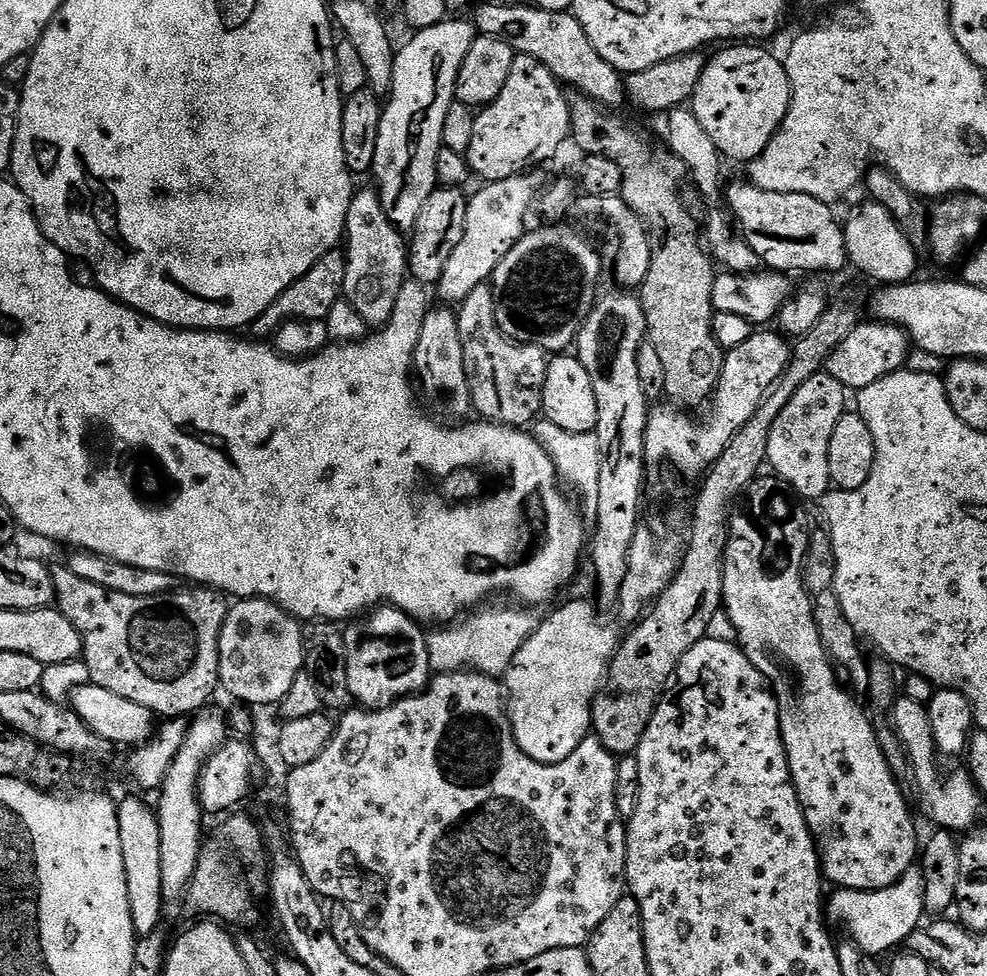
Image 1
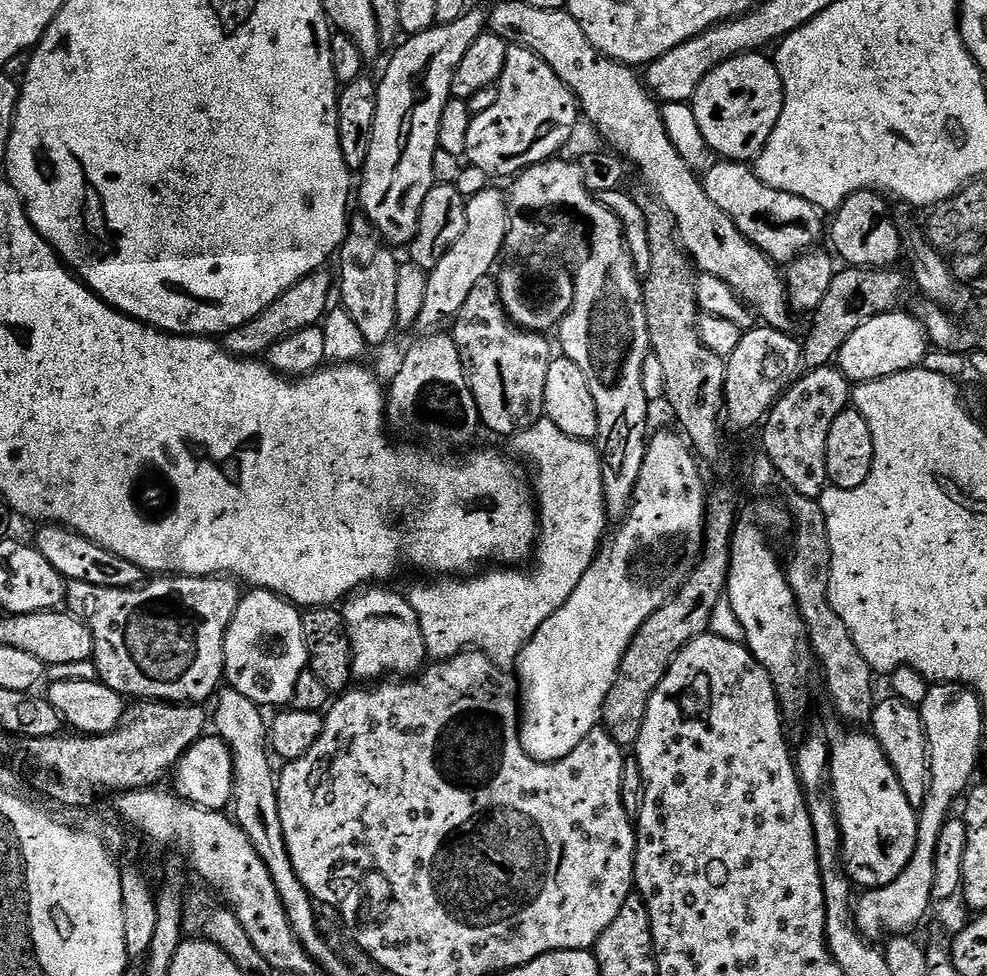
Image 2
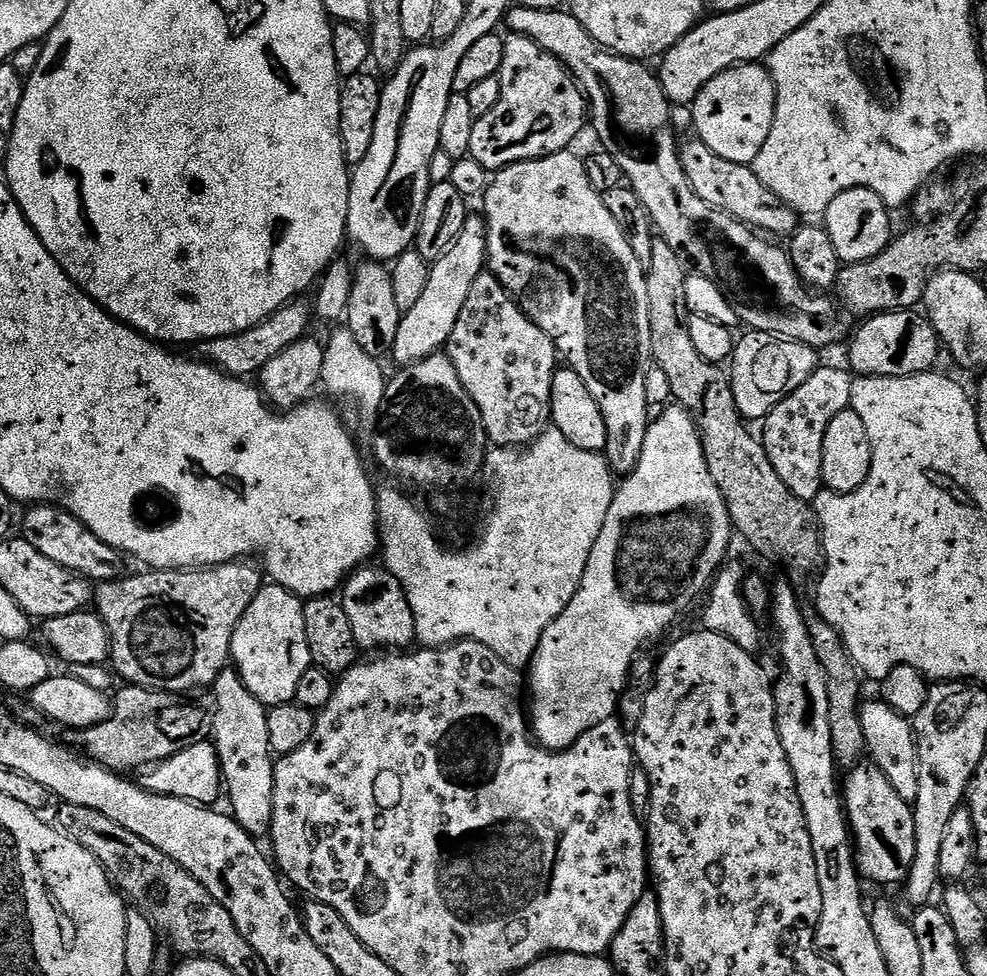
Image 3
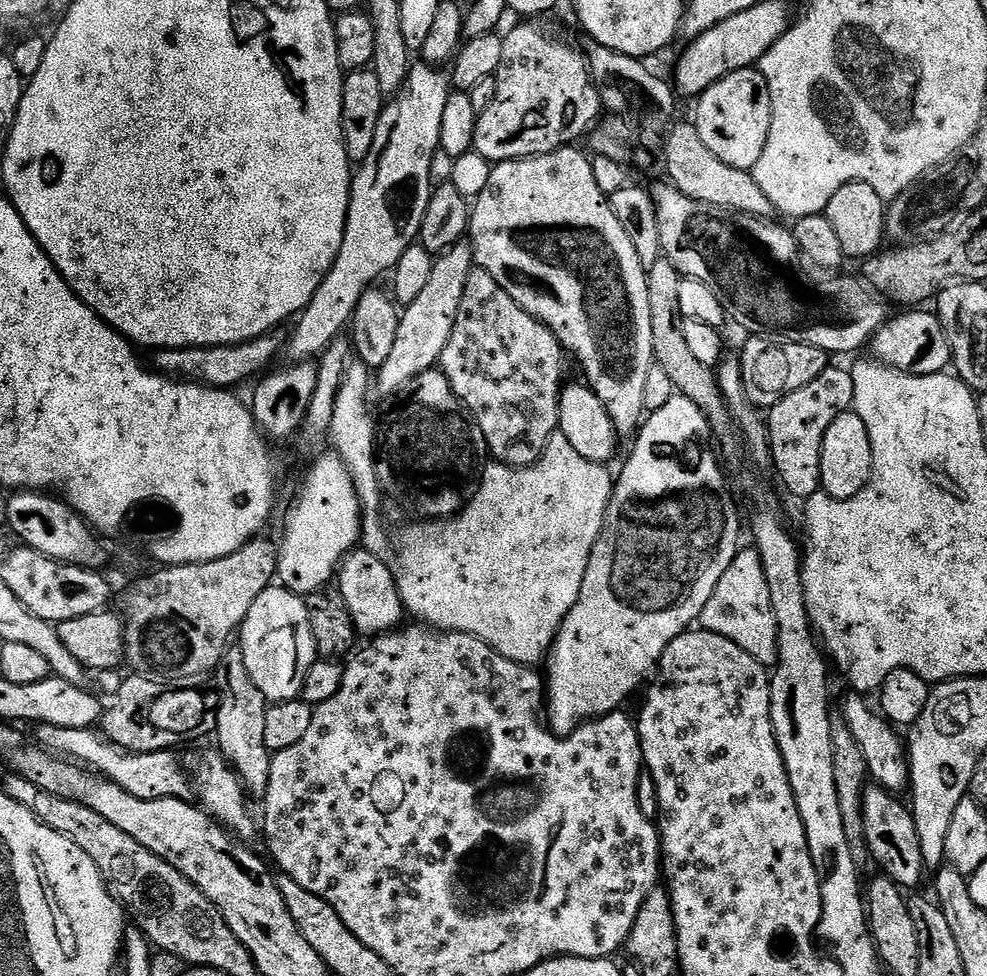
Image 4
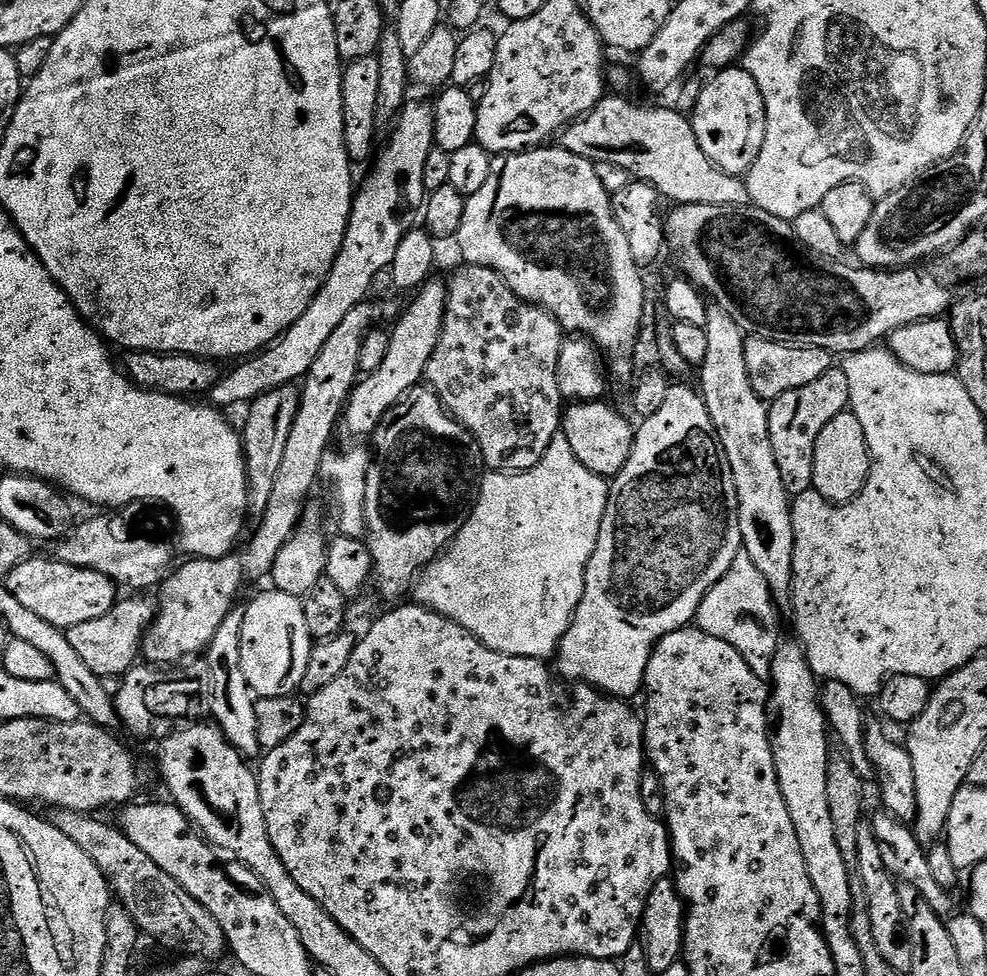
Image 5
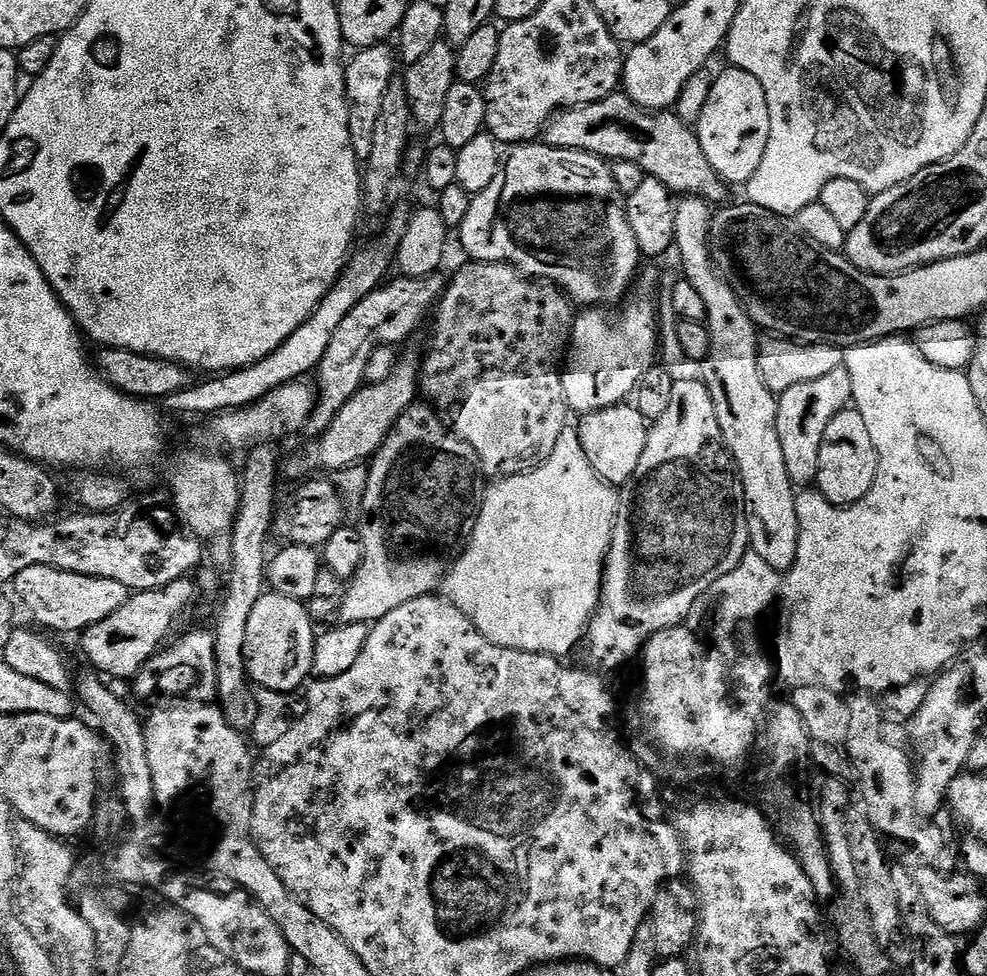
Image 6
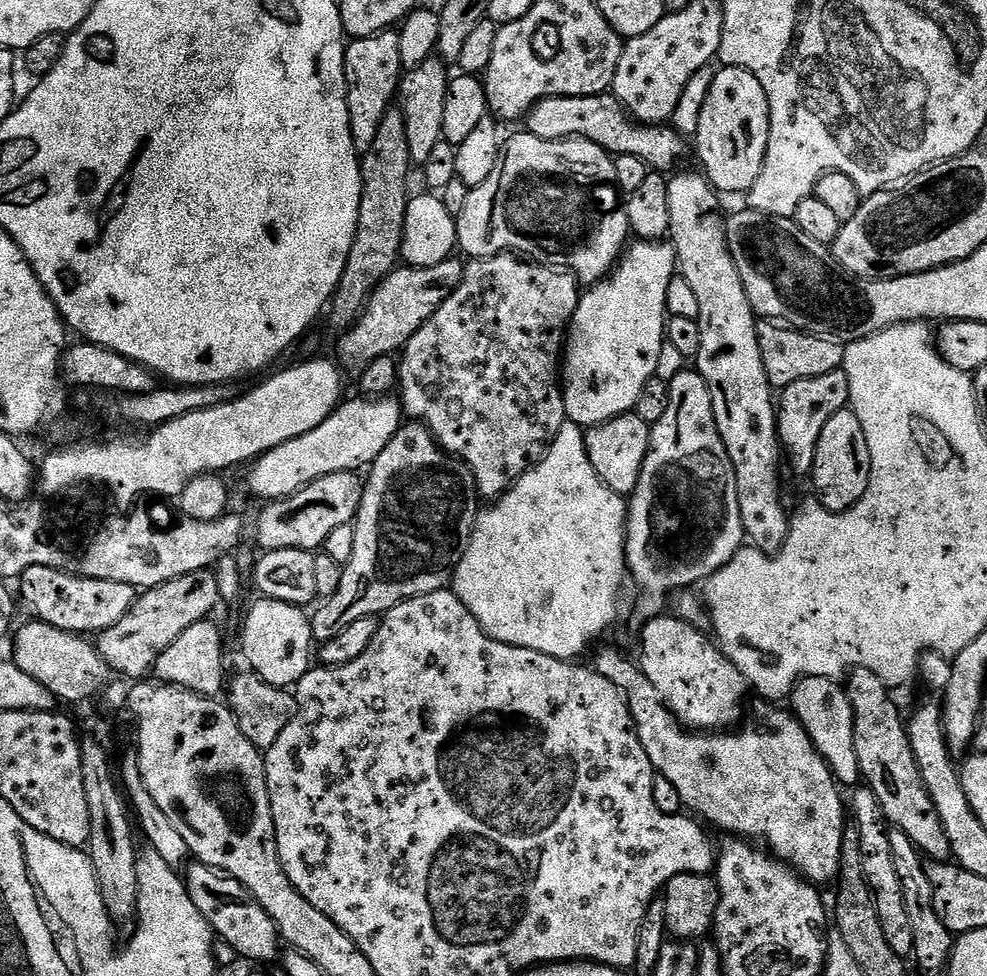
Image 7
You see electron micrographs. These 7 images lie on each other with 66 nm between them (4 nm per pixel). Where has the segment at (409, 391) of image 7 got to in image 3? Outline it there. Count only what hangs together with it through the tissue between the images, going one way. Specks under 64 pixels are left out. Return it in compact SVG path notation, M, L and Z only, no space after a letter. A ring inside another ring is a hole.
M491 271L480 272L478 278L474 278L474 286L470 286L470 295L462 305L462 314L458 314L458 322L454 322L454 334L450 334L446 345L446 354L450 362L454 362L454 370L458 370L466 394L474 398L474 406L478 406L482 414L489 441L496 446L527 446L546 431L552 419L552 383L558 367L554 342L550 342L531 315L512 300L515 300L513 293L507 292Z

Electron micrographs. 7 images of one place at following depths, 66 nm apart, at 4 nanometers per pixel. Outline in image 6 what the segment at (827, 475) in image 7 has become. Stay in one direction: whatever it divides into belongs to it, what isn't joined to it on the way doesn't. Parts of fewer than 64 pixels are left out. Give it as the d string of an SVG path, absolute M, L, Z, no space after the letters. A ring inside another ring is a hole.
M855 406L834 414L834 419L830 421L830 426L826 426L826 435L822 438L822 450L818 450L815 487L820 488L819 495L838 508L858 502L866 498L866 494L870 494L870 486L874 486L874 474L877 470L878 454L874 450L874 441L870 439L870 430L862 414L858 414Z

